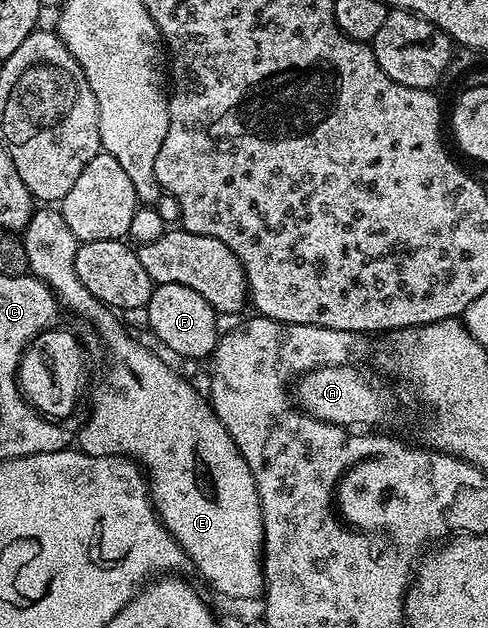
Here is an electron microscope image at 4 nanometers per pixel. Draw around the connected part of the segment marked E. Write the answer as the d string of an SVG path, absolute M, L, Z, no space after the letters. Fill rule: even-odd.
M42 205L35 210L20 238L28 253L29 274L43 279L51 291L58 296L59 304L75 311L82 319L94 326L96 334L110 352L107 353L106 372L94 391L94 408L90 420L76 435L76 443L81 451L92 457L112 457L124 455L137 461L148 476L150 498L158 512L162 524L170 530L173 539L181 544L185 556L194 562L199 573L222 595L230 599L254 599L263 594L262 542L264 541L264 521L262 506L256 489L252 469L240 453L236 441L224 429L220 417L214 415L207 396L202 395L186 379L181 379L160 356L149 351L142 343L137 343L122 328L122 323L111 308L92 297L88 289L76 277L76 253L80 246L78 239L70 232L61 210L50 205Z

